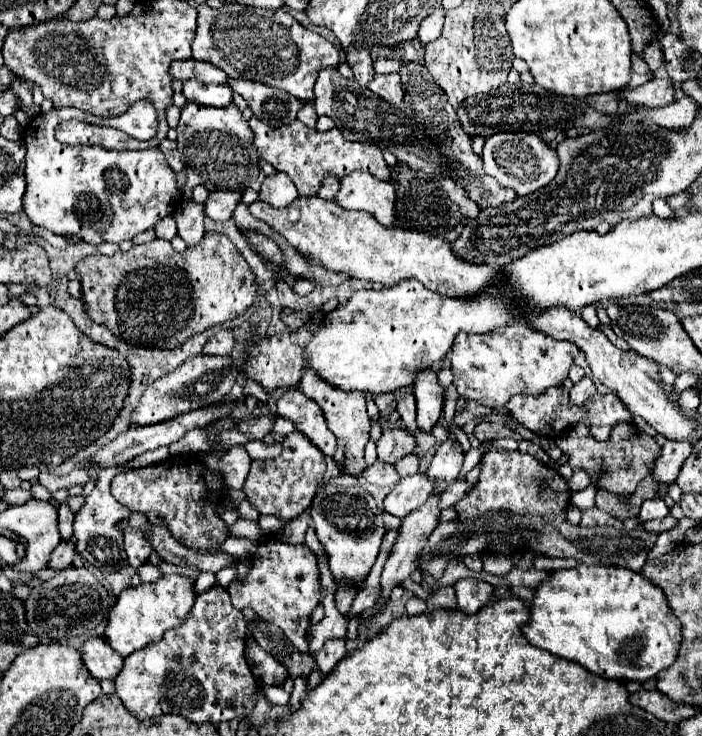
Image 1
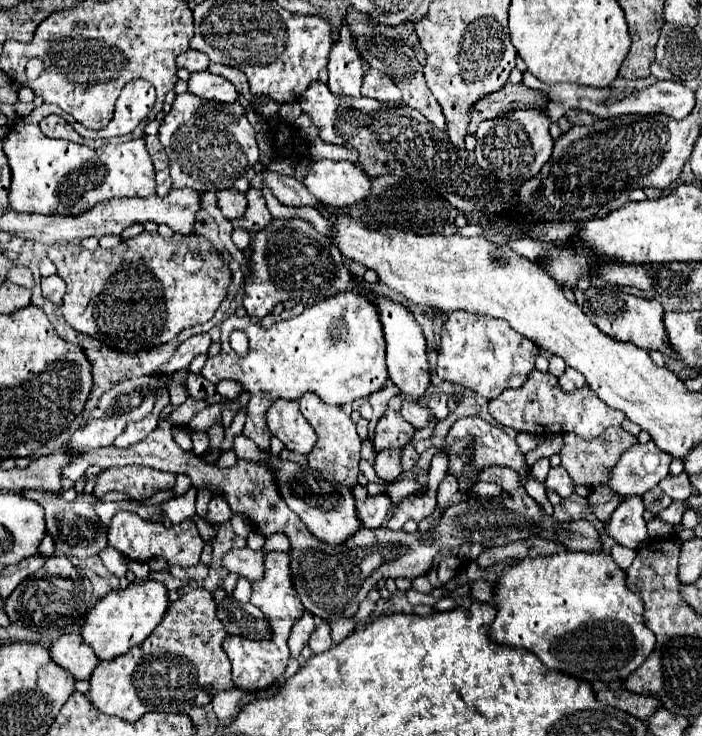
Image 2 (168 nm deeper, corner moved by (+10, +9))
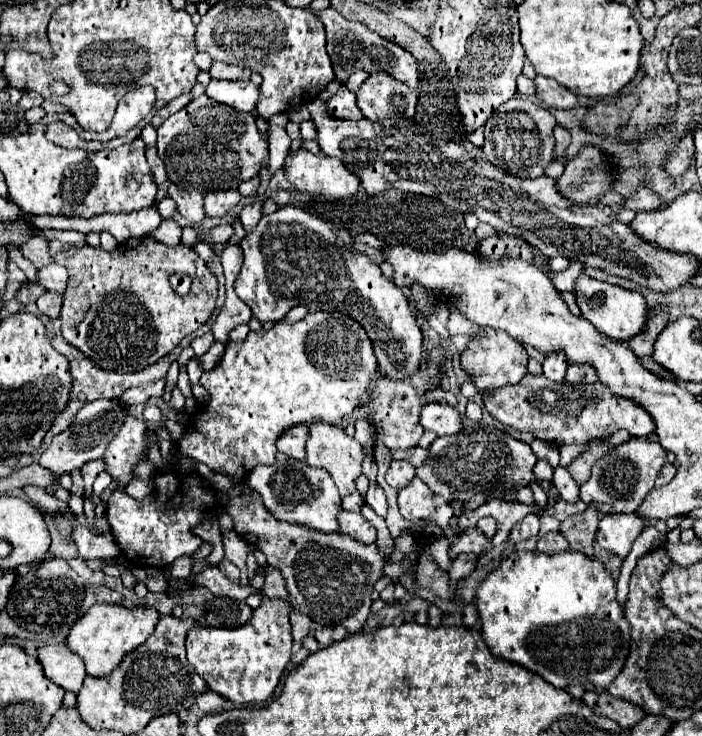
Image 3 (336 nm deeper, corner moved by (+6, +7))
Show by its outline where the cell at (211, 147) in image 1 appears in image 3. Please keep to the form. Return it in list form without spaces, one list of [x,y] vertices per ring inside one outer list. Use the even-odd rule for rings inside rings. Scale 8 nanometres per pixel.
[[[202,94],[200,98],[194,98],[186,108],[172,114],[158,128],[156,146],[158,146],[158,156],[166,164],[168,180],[178,186],[184,186],[184,190],[200,190],[200,194],[238,188],[240,182],[246,182],[258,176],[258,172],[268,166],[268,142],[260,136],[254,116],[248,112],[232,110],[230,106],[224,106],[208,98],[206,94]]]

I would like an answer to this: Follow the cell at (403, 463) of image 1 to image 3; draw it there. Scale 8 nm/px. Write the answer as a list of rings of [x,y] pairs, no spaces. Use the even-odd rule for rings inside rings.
[[[474,424],[464,428],[460,434],[436,438],[424,464],[416,468],[416,476],[422,478],[434,494],[446,500],[468,502],[474,494],[484,494],[488,500],[502,500],[500,496],[504,492],[512,494],[516,486],[528,486],[532,482],[542,484],[542,480],[538,480],[532,472],[536,462],[538,458],[528,444],[502,430],[492,430],[492,426]]]

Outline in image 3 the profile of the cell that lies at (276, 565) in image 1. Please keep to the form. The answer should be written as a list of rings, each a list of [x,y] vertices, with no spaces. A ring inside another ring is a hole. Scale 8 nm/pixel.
[[[262,598],[258,610],[254,610],[252,620],[240,628],[216,628],[194,626],[186,638],[186,658],[206,686],[234,704],[264,702],[272,696],[280,682],[286,664],[292,658],[292,630],[288,612],[292,606],[280,600]],[[210,670],[214,678],[210,678]]]

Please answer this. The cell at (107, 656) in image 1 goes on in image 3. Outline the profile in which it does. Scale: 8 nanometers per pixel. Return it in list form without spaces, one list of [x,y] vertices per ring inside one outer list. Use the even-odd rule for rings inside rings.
[[[64,642],[38,648],[38,662],[44,668],[44,676],[66,692],[78,692],[86,678],[84,662],[80,662]]]

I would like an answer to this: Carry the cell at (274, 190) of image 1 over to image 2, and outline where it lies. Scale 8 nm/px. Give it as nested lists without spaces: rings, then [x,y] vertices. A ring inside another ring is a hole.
[[[250,188],[246,192],[246,198],[248,198],[248,212],[244,214],[244,220],[232,220],[232,224],[234,228],[246,228],[250,232],[260,232],[262,228],[266,228],[272,222],[264,196],[260,188]]]

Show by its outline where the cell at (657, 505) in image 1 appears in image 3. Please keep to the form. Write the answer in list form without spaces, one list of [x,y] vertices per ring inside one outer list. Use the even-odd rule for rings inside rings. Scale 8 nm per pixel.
[[[604,514],[598,524],[596,542],[600,548],[612,550],[624,562],[628,556],[632,542],[642,532],[644,524],[636,514]]]

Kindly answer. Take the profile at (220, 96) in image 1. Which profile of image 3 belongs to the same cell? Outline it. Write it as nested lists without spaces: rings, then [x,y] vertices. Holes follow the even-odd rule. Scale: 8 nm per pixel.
[[[212,80],[206,88],[206,94],[226,106],[232,106],[242,112],[252,112],[260,100],[260,90],[250,80],[238,82],[216,82]]]

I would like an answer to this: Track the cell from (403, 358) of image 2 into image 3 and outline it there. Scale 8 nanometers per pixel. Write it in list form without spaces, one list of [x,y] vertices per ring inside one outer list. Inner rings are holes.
[[[280,206],[274,214],[264,214],[254,232],[246,232],[240,240],[244,264],[234,290],[260,322],[278,322],[298,304],[348,314],[370,336],[380,370],[402,380],[422,362],[422,332],[402,290],[386,280],[364,252],[352,248],[350,238],[348,230],[322,222],[305,208]]]

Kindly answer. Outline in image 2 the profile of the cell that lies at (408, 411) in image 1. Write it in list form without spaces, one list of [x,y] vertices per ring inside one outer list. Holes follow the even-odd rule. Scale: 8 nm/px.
[[[402,402],[402,408],[400,408],[400,414],[402,418],[412,424],[414,428],[424,428],[426,422],[428,422],[428,412],[424,408],[420,408],[416,402]]]

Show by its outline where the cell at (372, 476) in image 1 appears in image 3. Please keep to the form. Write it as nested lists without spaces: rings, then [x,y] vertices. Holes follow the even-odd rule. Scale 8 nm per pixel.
[[[404,460],[392,462],[388,468],[388,474],[386,474],[386,482],[396,490],[402,490],[404,486],[408,486],[412,478],[414,478],[414,466]]]

